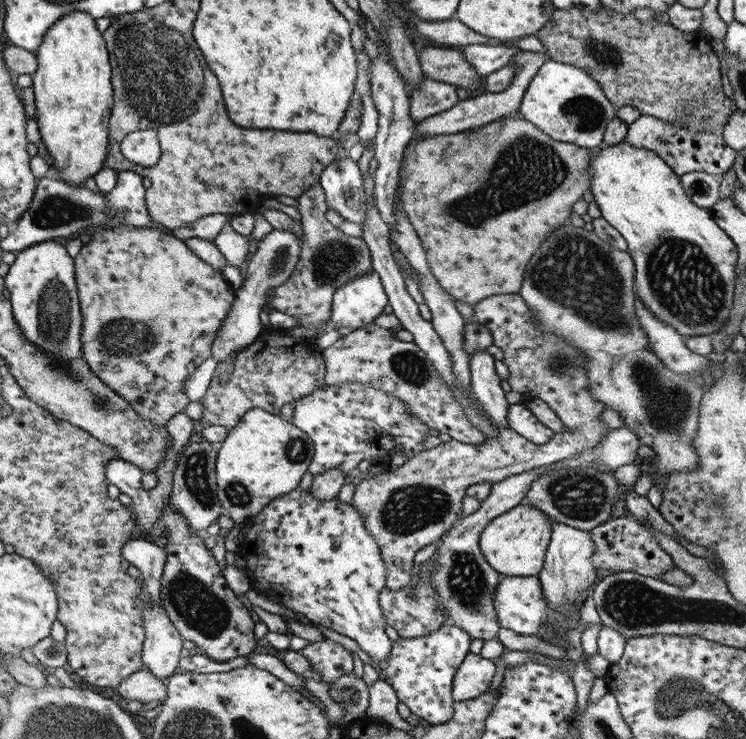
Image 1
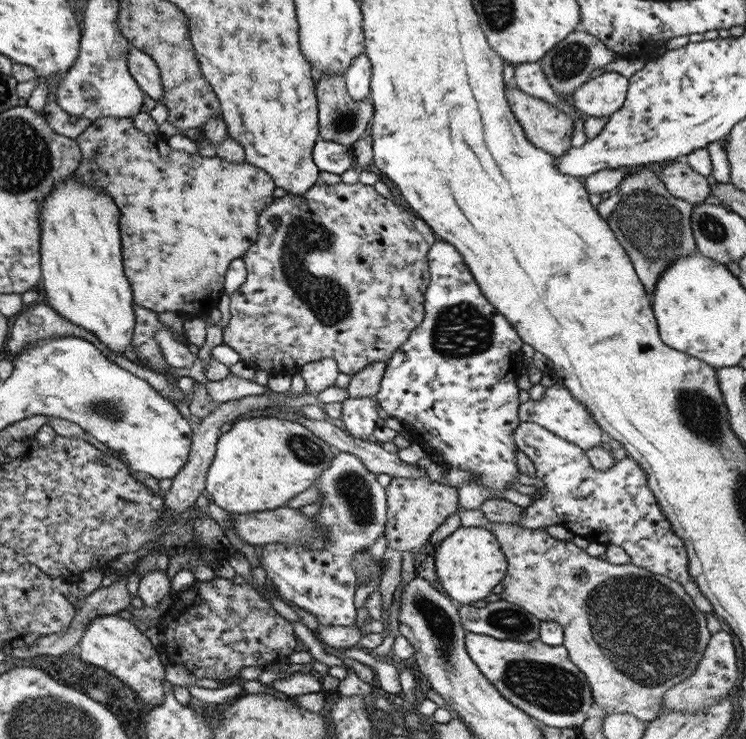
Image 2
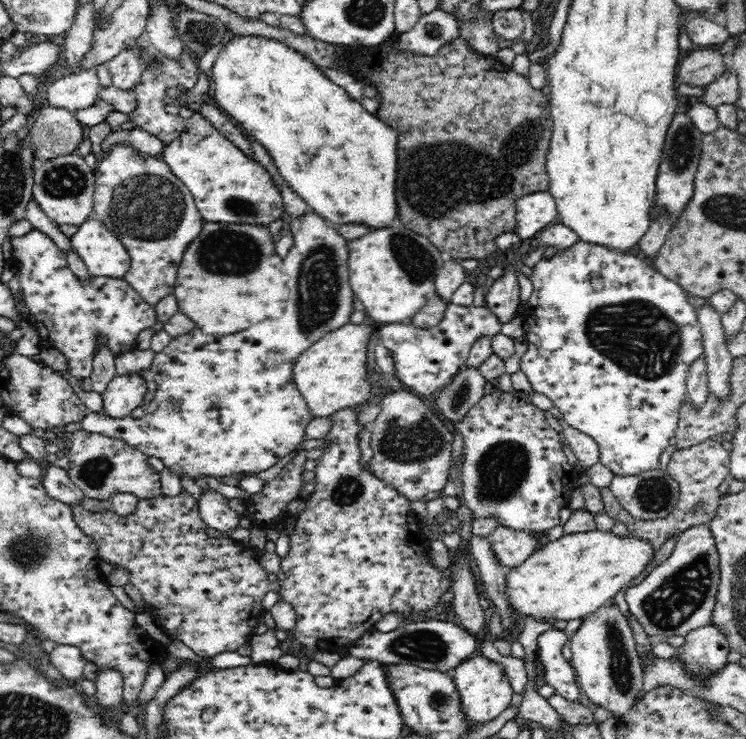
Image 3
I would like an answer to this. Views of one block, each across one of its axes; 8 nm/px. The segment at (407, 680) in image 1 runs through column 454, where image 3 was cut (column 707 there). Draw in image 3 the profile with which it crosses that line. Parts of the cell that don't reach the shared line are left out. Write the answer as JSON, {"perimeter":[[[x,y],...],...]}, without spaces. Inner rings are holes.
{"perimeter":[[[710,624],[689,632],[686,644],[677,656],[690,674],[699,672],[701,676],[706,676],[728,663],[726,658],[730,651],[728,638],[716,625]]]}

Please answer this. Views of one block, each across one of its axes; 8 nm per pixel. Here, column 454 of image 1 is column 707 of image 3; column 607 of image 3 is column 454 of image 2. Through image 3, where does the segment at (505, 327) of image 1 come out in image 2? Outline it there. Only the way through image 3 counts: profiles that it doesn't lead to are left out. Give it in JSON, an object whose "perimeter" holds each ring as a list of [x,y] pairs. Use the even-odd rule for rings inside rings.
{"perimeter":[[[427,476],[417,478],[392,477],[385,490],[387,523],[383,529],[386,546],[415,554],[429,540],[429,536],[445,518],[455,514],[458,489],[448,484],[431,481]]]}

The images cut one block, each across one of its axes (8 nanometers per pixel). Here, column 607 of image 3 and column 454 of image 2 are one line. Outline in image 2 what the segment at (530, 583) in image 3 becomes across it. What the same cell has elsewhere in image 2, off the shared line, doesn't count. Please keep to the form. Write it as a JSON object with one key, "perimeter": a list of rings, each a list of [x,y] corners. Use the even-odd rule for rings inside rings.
{"perimeter":[[[458,527],[434,545],[434,572],[443,594],[451,603],[472,605],[484,600],[495,584],[504,577],[507,564],[496,536],[483,527]]]}

